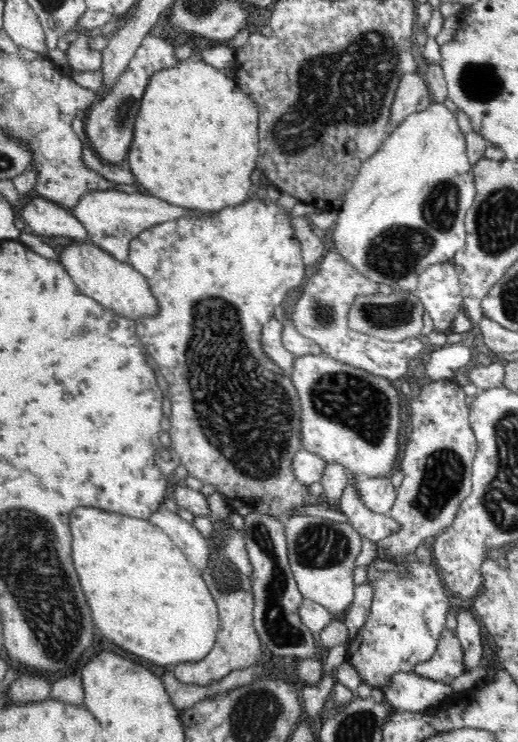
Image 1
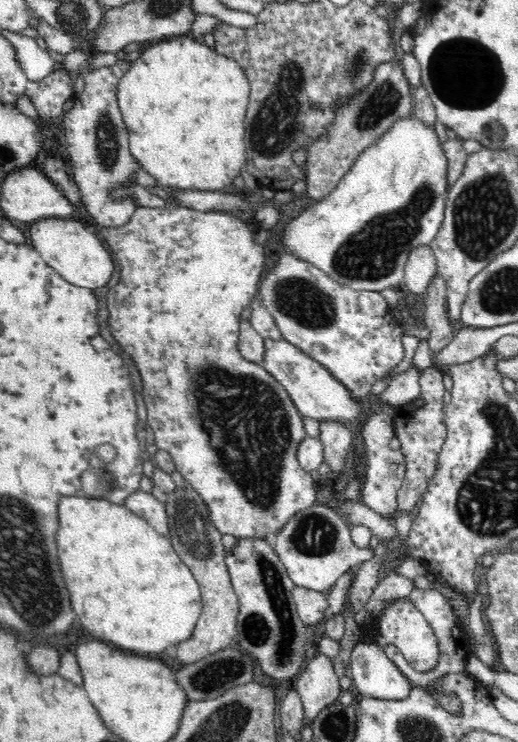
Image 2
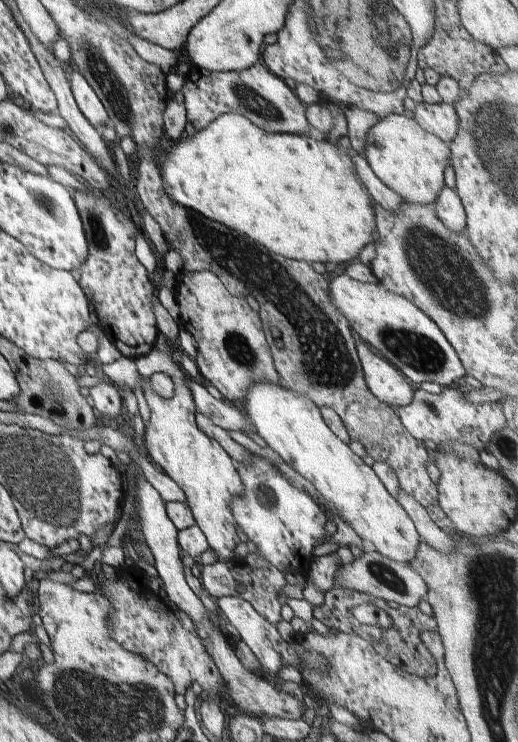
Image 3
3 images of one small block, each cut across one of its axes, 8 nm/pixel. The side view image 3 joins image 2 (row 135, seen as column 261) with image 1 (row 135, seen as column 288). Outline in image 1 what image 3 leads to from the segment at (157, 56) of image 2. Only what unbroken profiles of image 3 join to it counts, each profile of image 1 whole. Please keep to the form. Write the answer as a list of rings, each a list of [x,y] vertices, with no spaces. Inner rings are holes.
[[[199,57],[182,59],[176,66],[162,68],[162,71],[154,72],[154,76],[150,76],[148,86],[144,90],[144,96],[140,100],[140,108],[134,123],[133,139],[125,166],[150,195],[164,200],[168,204],[182,206],[186,211],[200,211],[200,213],[209,215],[216,214],[221,212],[222,208],[238,206],[248,200],[248,194],[250,194],[250,188],[253,185],[250,176],[256,170],[256,160],[259,156],[258,120],[259,114],[256,103],[245,92],[242,92],[234,79],[229,78],[210,64],[206,64]]]

